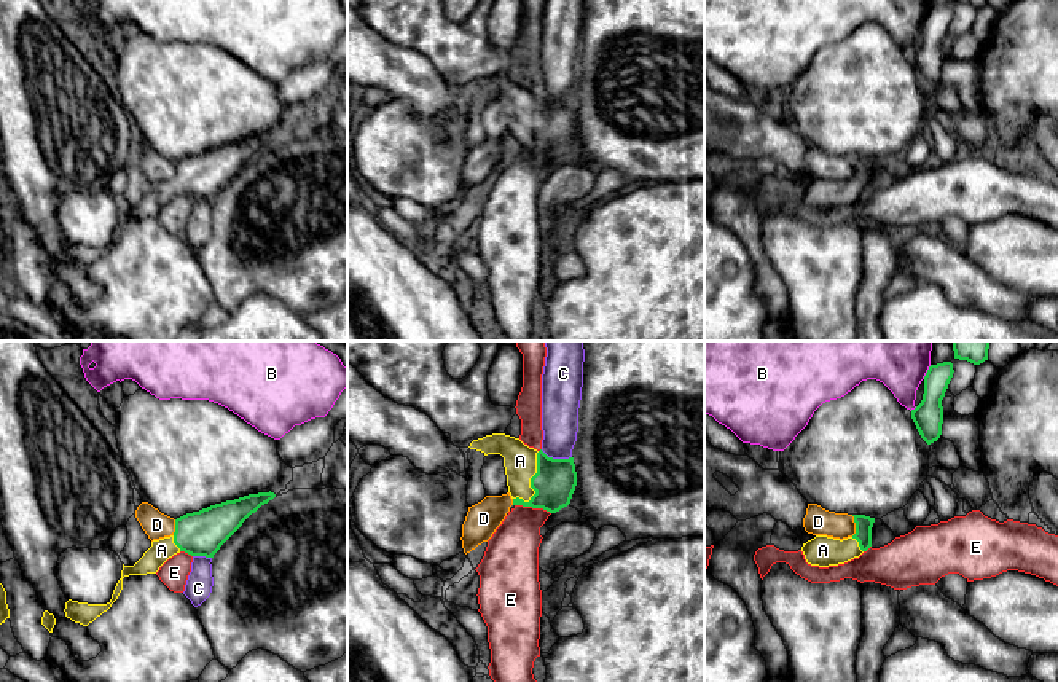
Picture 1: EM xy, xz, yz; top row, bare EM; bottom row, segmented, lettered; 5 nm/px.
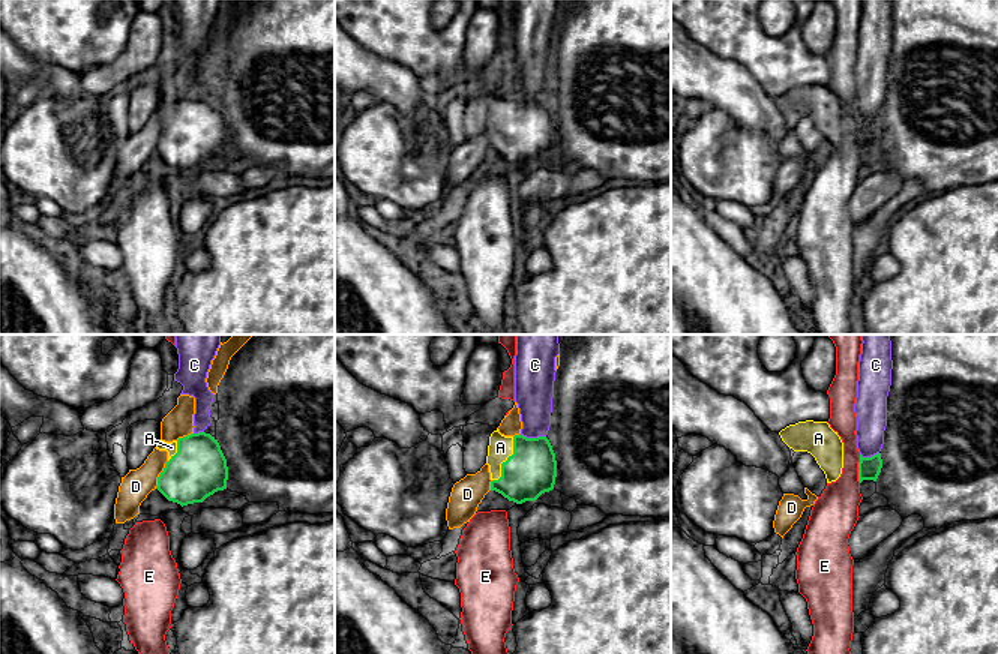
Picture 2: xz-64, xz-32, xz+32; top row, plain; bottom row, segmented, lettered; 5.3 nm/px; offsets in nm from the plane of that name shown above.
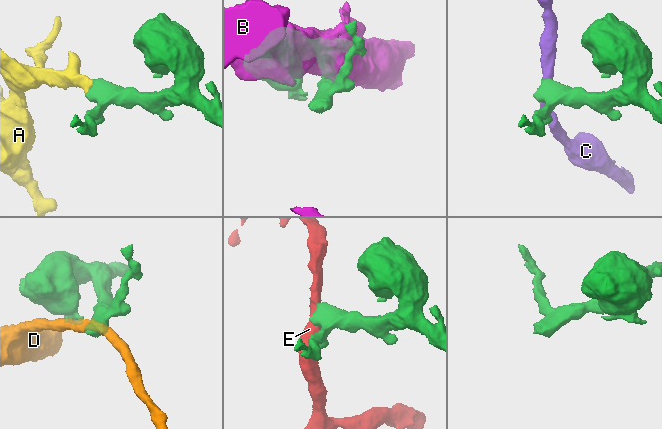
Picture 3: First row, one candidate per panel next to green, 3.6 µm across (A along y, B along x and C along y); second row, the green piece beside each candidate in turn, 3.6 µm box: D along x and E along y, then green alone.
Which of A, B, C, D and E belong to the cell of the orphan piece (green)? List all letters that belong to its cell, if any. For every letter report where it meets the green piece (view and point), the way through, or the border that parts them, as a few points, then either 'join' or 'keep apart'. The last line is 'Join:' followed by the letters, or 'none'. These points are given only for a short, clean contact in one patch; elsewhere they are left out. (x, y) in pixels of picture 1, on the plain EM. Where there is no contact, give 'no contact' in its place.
A: contact xz (531, 126); way xz (555, 125), (531, 126), (531, 117), (520, 104); join
B: contact yz (928, 15); keep apart
C: contact xz (556, 102); border xz (540, 93), (553, 101), (571, 101); keep apart
D: contact yz (856, 169); border yz (851, 158), (854, 166), (853, 179); keep apart
E: contact xz (532, 150); border xz (515, 147), (545, 152), (550, 156); keep apart
Join: A

